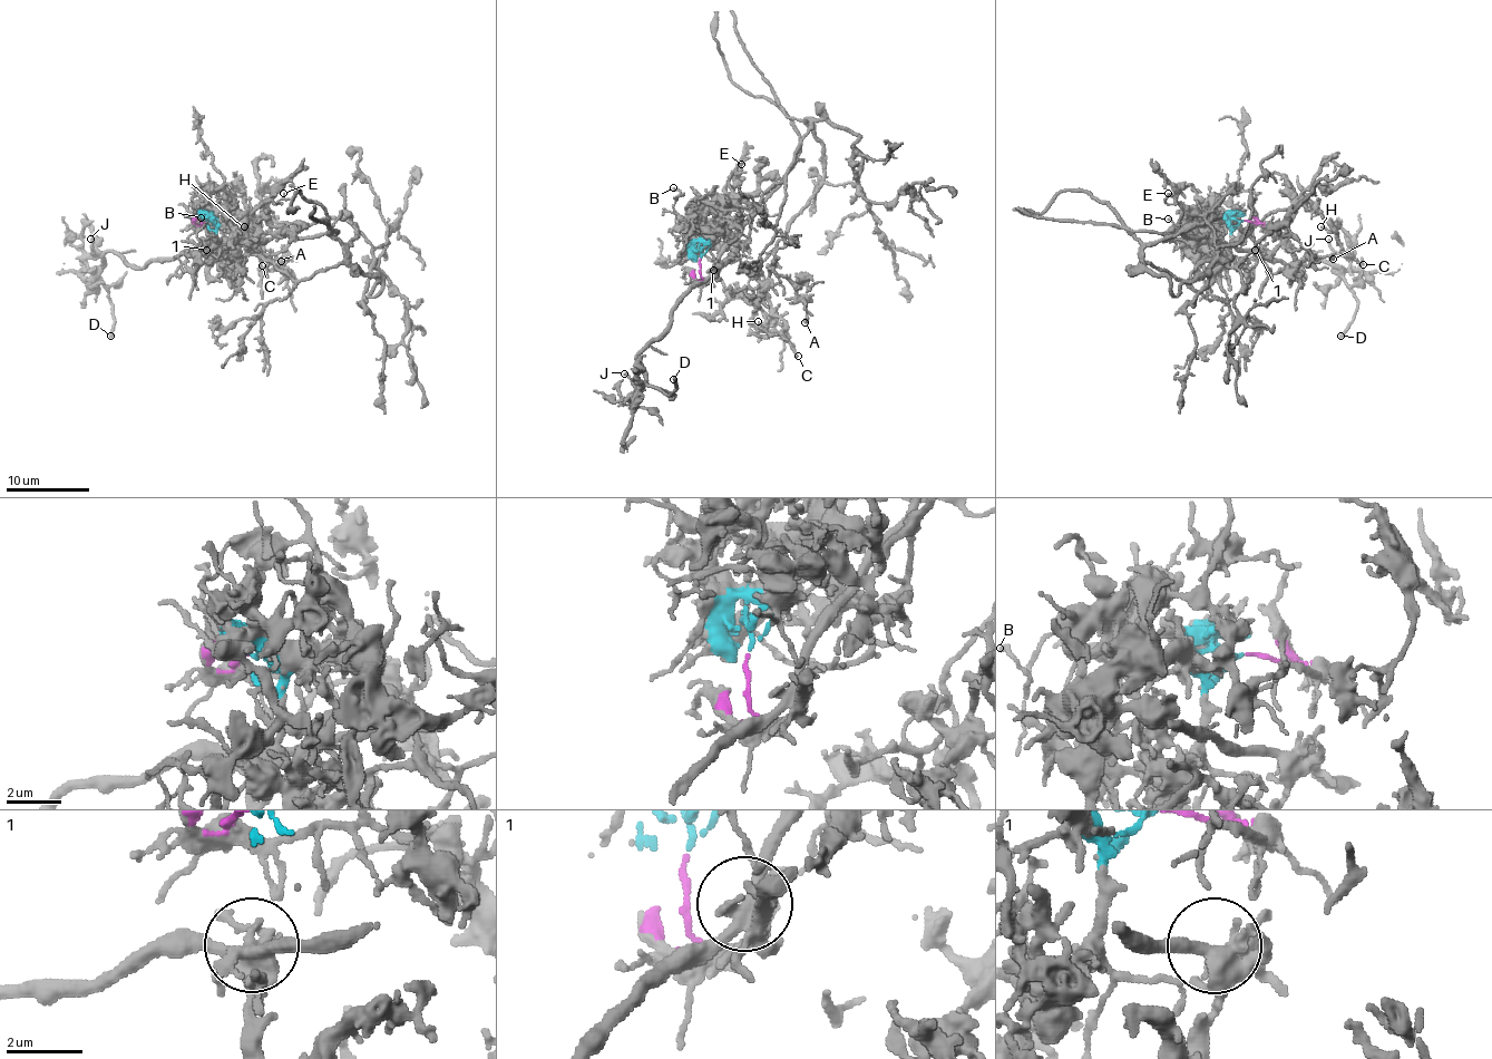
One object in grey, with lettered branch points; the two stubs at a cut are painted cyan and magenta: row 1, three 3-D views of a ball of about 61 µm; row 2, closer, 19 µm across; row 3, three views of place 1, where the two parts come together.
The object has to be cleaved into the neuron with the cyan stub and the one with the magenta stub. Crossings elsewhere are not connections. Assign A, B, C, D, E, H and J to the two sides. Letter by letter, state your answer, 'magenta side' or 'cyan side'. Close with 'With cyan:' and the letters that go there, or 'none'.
A: magenta side
B: cyan side
C: magenta side
D: cyan side
E: cyan side
H: magenta side
J: cyan side
With cyan: B, D, E, J

